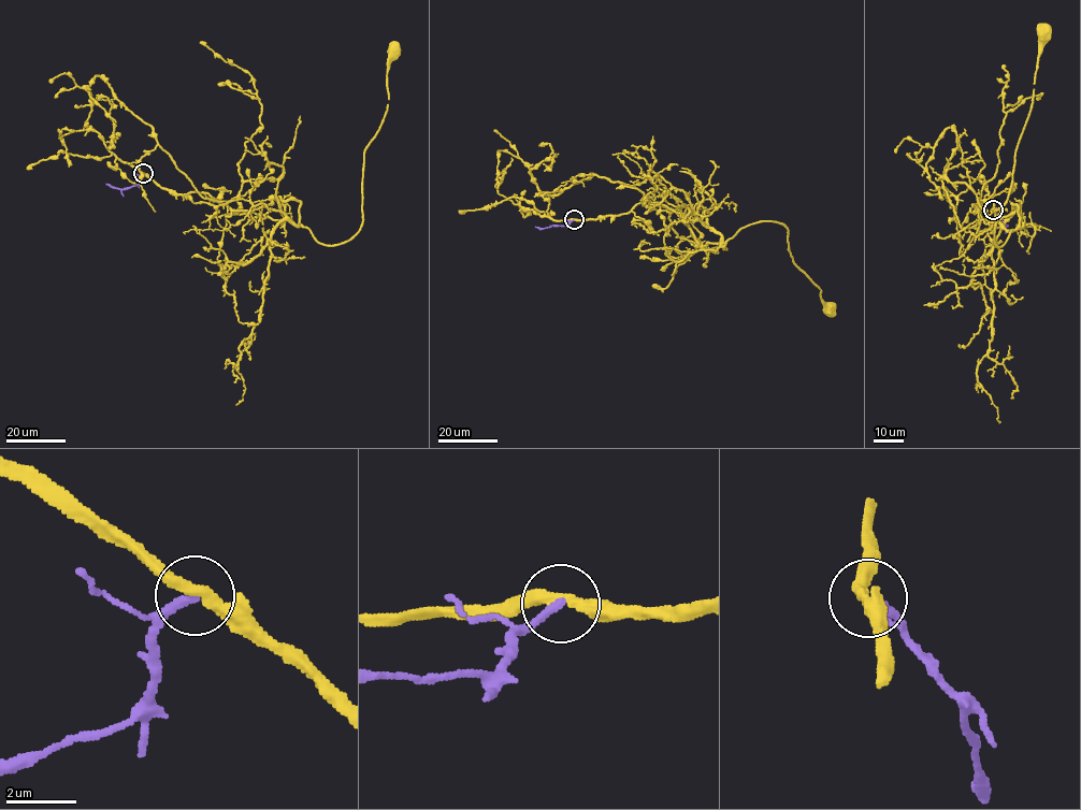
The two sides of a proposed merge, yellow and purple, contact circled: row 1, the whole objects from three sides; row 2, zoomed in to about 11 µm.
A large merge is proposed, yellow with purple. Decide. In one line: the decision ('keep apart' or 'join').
keep apart

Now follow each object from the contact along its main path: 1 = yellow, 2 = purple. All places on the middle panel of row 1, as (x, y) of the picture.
1: (574, 219), (648, 201), (717, 250), (753, 223), (782, 223), (792, 260), (830, 307)
2: (574, 219), (564, 226), (535, 227)

